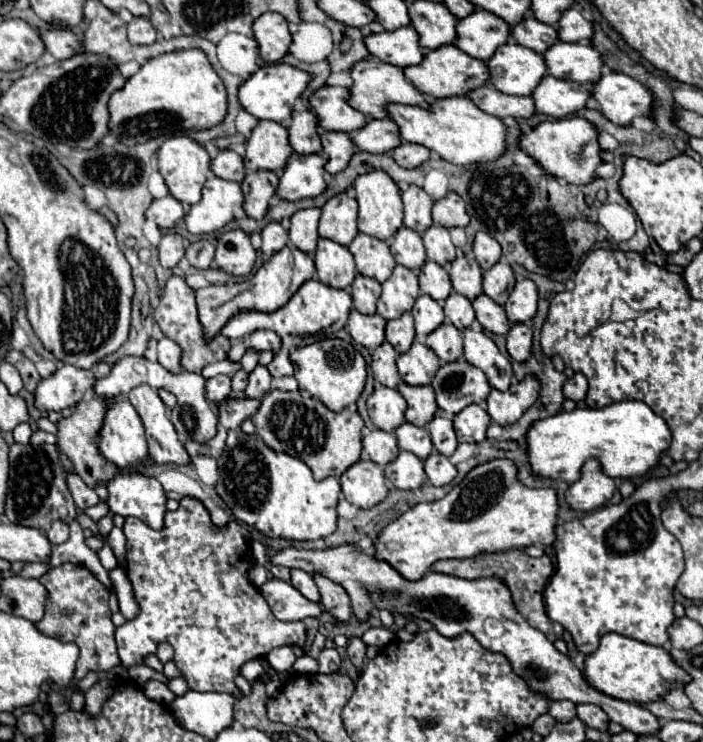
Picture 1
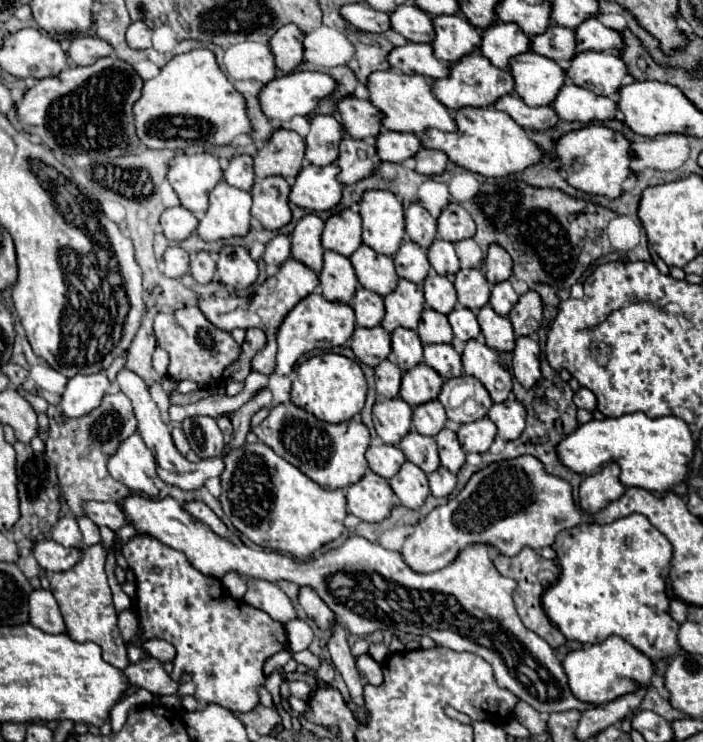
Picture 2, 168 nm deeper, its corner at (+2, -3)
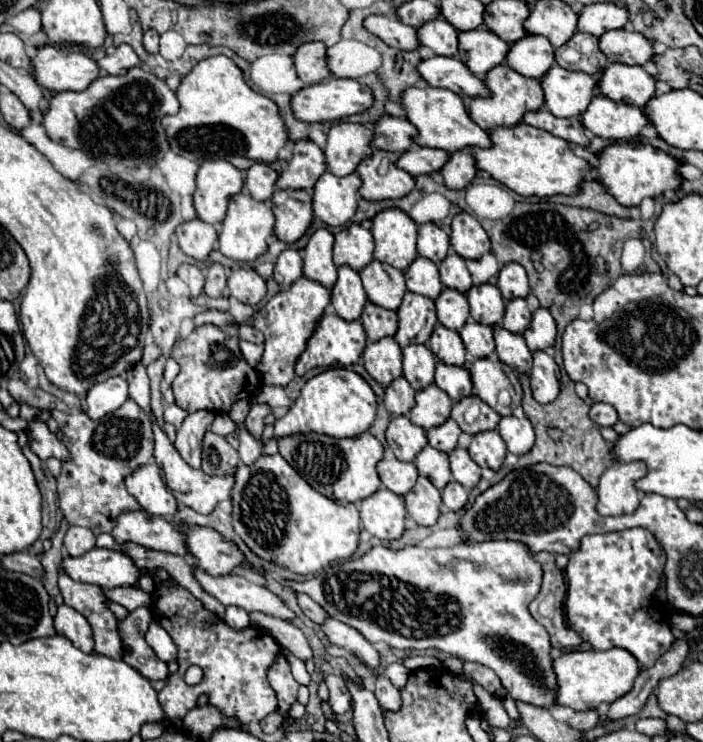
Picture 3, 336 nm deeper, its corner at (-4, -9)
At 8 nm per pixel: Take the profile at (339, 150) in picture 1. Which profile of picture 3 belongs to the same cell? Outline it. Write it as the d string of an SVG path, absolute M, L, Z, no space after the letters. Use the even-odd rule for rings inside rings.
M376 150L376 154L372 154L372 158L366 158L358 166L358 176L362 178L360 196L364 200L372 200L372 202L396 200L396 198L408 196L414 190L414 186L416 186L414 176L408 174L406 170L398 168L394 164L396 160L398 160L398 154ZM382 158L390 158L390 168L384 174L384 178L382 178L382 174L378 174Z

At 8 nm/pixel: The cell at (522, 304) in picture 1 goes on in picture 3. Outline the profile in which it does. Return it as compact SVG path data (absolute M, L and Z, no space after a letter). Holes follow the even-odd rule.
M540 308L540 310L534 312L532 324L524 332L524 338L526 338L526 344L532 352L546 350L546 348L554 346L554 342L556 342L556 322L546 308Z

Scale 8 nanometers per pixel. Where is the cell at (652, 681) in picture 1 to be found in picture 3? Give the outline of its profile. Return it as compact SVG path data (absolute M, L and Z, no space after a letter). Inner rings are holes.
M612 648L606 652L574 650L562 654L560 658L554 660L554 674L558 680L556 702L572 710L596 710L598 704L602 702L612 704L616 698L628 694L628 690L632 690L632 682L638 672L640 666L636 658L632 658L632 654L628 654L628 650L622 648Z

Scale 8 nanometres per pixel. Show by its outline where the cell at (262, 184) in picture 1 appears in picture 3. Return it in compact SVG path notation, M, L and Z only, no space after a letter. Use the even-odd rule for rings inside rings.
M276 190L270 202L276 214L274 236L286 244L300 240L314 218L312 194L308 190Z

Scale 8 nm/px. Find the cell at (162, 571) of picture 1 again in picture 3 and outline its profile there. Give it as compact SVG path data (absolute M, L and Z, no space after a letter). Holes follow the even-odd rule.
M174 580L156 588L154 596L154 618L172 636L178 649L179 670L168 676L164 690L160 690L160 704L164 706L166 720L184 718L186 712L196 706L200 694L208 694L210 704L224 710L228 718L236 718L244 724L260 722L276 710L276 694L268 684L266 672L276 660L276 654L280 654L280 646L270 634L252 626L244 630L228 628L216 614L208 612L200 600ZM192 664L200 666L204 672L202 682L196 686L188 686L184 682L184 672Z

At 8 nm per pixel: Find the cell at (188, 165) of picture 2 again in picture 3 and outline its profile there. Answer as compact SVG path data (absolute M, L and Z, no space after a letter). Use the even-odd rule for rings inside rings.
M208 160L208 162L204 162L198 170L196 192L194 192L194 206L196 206L198 218L208 222L208 224L220 224L226 218L230 198L234 194L242 192L242 188L244 188L242 172L238 168L234 168L230 162L226 162L226 160Z

